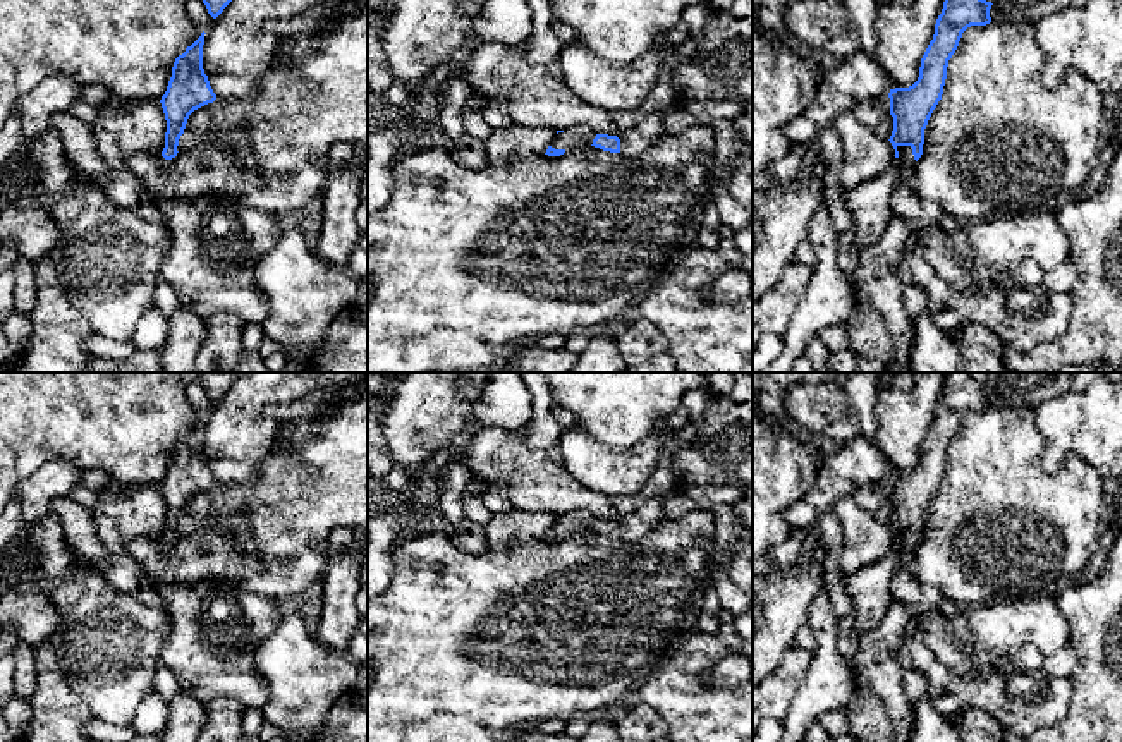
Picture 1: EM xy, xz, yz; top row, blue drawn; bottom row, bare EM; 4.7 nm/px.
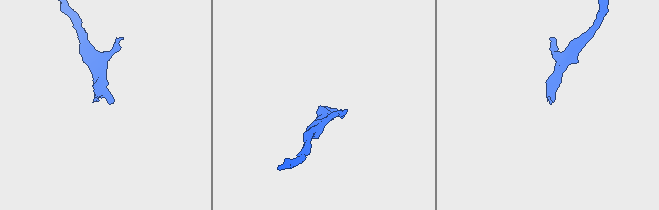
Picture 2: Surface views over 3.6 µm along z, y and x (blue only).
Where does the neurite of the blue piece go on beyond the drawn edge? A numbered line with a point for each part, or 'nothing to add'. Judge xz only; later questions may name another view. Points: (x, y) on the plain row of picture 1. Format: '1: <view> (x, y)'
1: xz (578, 521)

